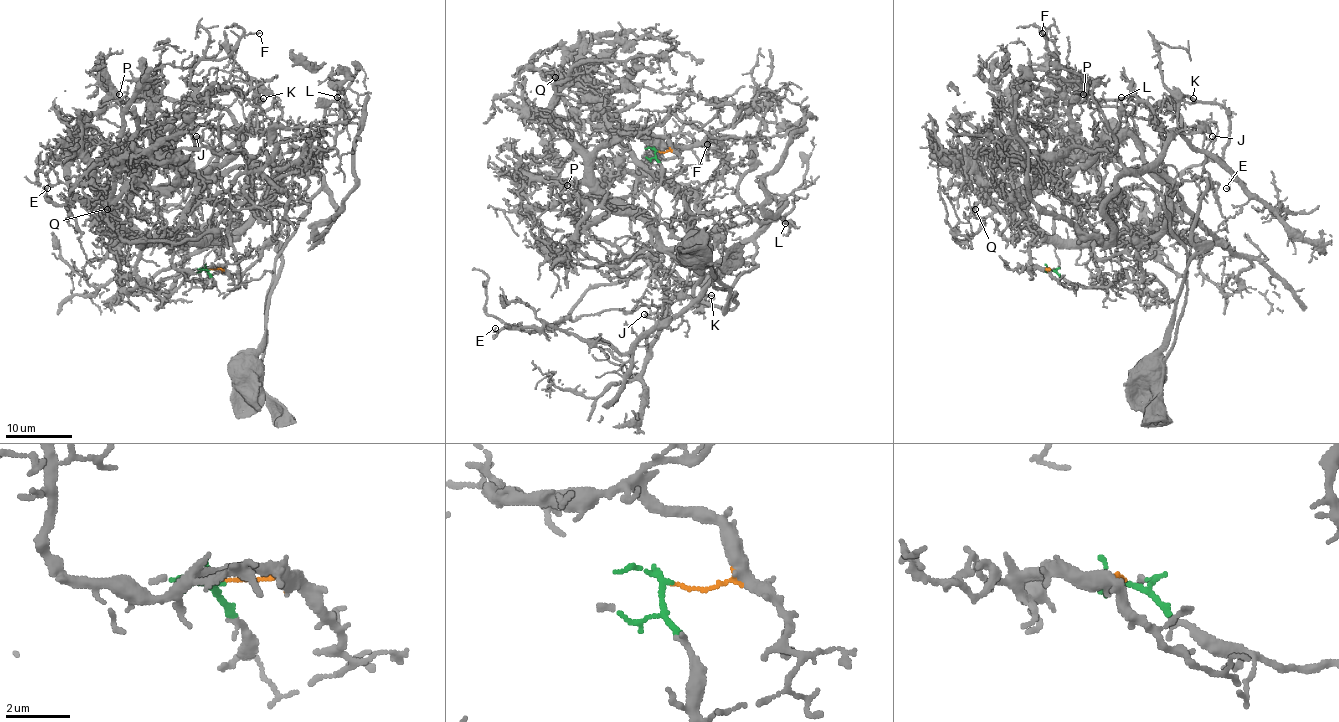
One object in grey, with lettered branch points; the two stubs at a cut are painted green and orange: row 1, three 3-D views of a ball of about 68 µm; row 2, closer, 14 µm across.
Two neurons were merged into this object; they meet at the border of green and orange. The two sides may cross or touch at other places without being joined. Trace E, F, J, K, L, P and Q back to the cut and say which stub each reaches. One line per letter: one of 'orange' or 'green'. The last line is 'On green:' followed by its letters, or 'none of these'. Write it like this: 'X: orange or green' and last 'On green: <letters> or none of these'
E: green
F: orange
J: green
K: green
L: green
P: orange
Q: orange
On green: E, J, K, L

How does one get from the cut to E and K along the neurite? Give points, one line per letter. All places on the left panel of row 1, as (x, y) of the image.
E: (208, 269), (208, 288), (223, 269), (243, 274), (285, 212), (322, 186), (210, 104), (111, 104), (47, 187)
K: (208, 269), (208, 288), (223, 269), (243, 274), (285, 212), (322, 186), (258, 127), (253, 102), (263, 98)

